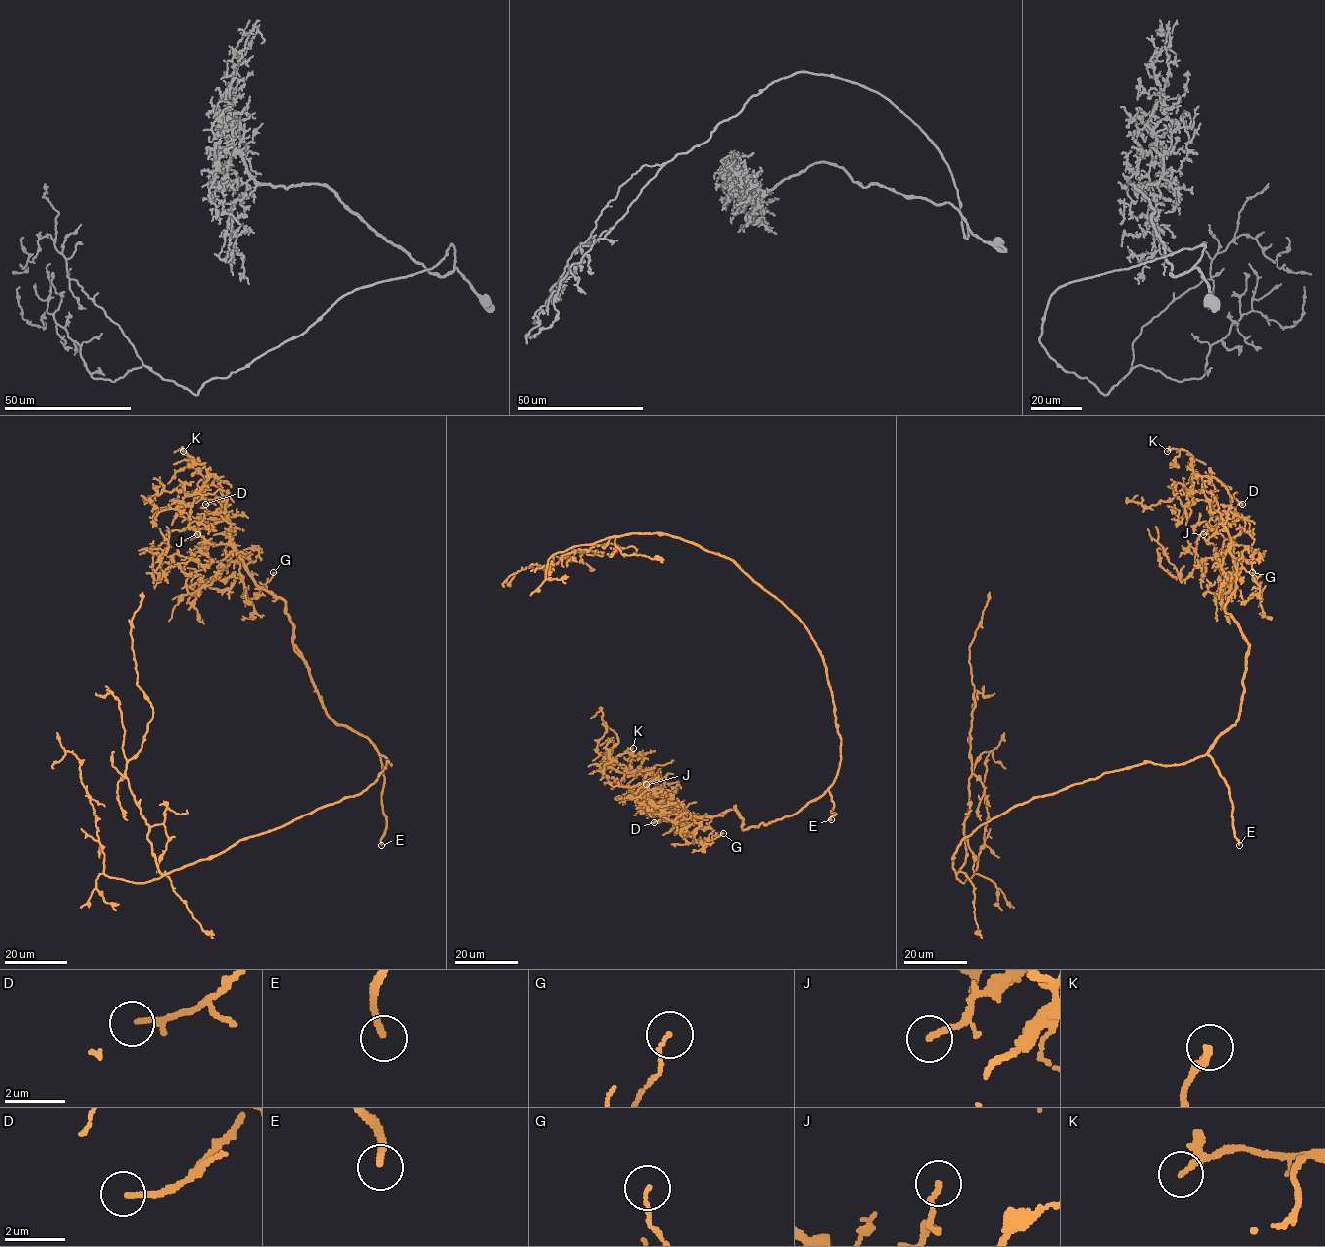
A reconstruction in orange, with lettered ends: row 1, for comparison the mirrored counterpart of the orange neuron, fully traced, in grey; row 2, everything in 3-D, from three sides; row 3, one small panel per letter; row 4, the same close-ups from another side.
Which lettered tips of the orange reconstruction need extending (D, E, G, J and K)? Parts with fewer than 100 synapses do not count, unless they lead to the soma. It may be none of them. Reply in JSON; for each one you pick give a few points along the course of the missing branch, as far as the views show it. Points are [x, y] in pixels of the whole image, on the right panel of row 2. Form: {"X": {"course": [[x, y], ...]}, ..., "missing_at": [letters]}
{"E": {"course": [[1239, 845], [1217, 864], [1206, 870], [1202, 868]]}, "K": {"course": [[1167, 451], [1160, 450], [1162, 454], [1135, 467], [1131, 482]]}, "missing_at": ["E", "K"]}

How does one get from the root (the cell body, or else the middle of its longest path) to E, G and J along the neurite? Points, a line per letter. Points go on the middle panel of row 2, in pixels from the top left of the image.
E: (833, 696), (835, 723), (840, 739), (840, 762), (829, 788), (833, 803), (831, 813), (836, 814), (831, 819)
G: (833, 696), (833, 784), (767, 824), (744, 829), (735, 806), (687, 828), (697, 841), (723, 833)
J: (833, 696), (837, 773), (791, 815), (744, 829), (735, 806), (697, 817), (679, 803), (644, 799), (646, 784)

